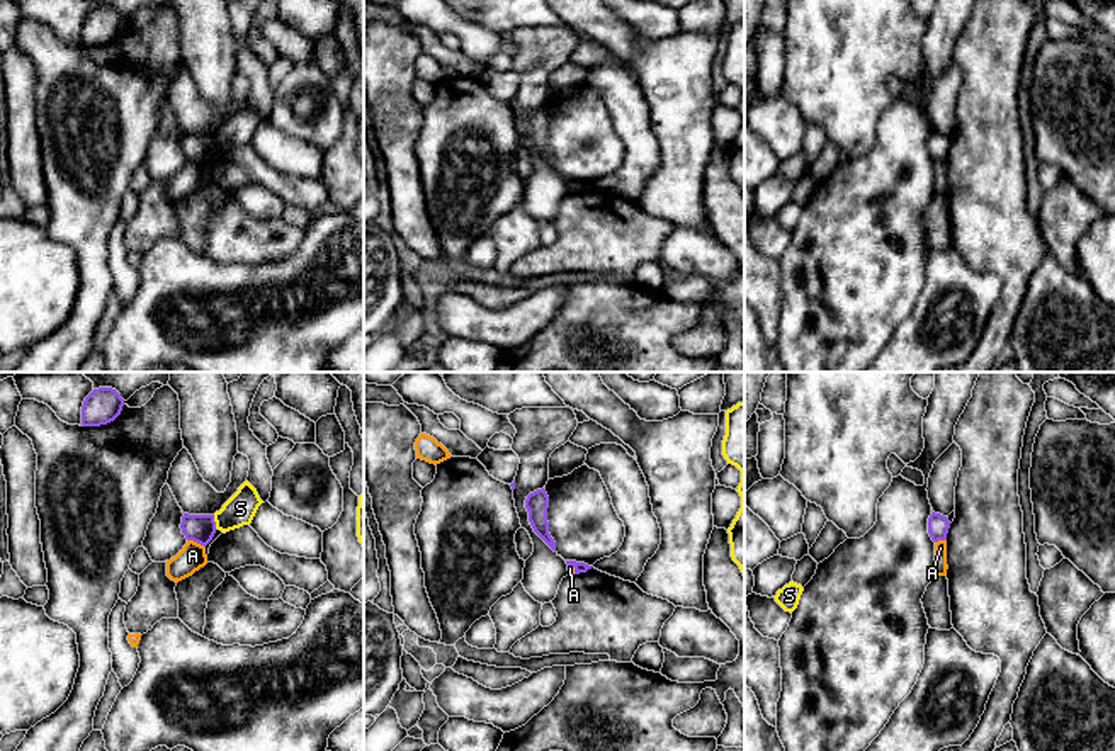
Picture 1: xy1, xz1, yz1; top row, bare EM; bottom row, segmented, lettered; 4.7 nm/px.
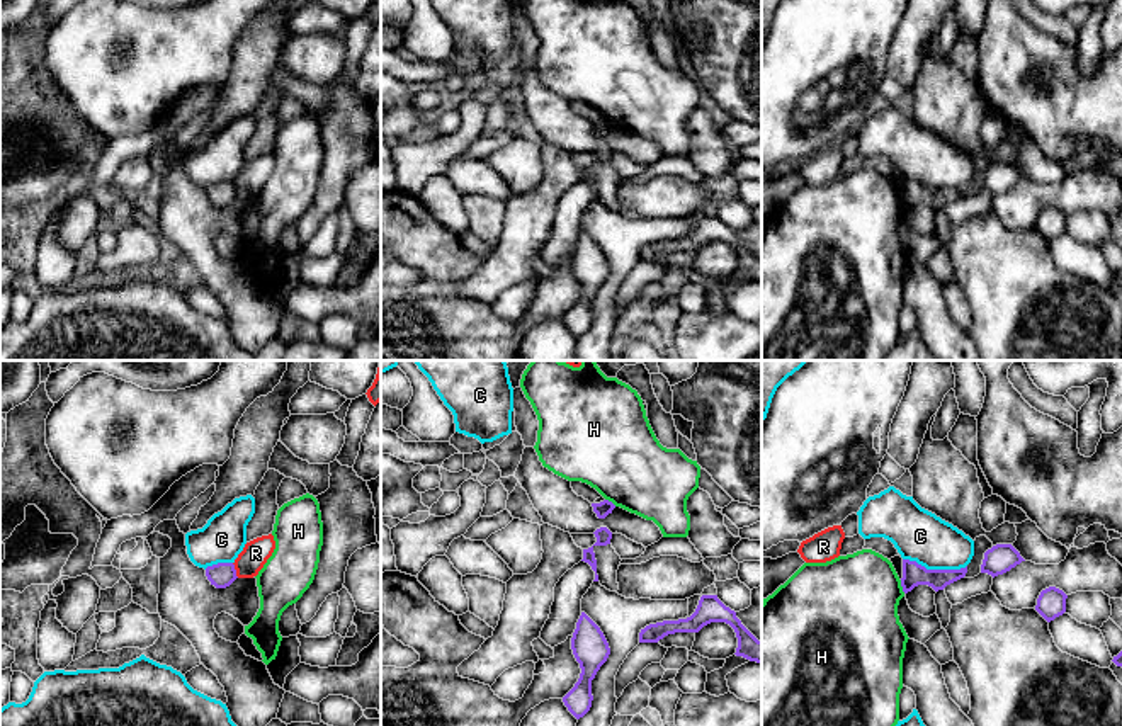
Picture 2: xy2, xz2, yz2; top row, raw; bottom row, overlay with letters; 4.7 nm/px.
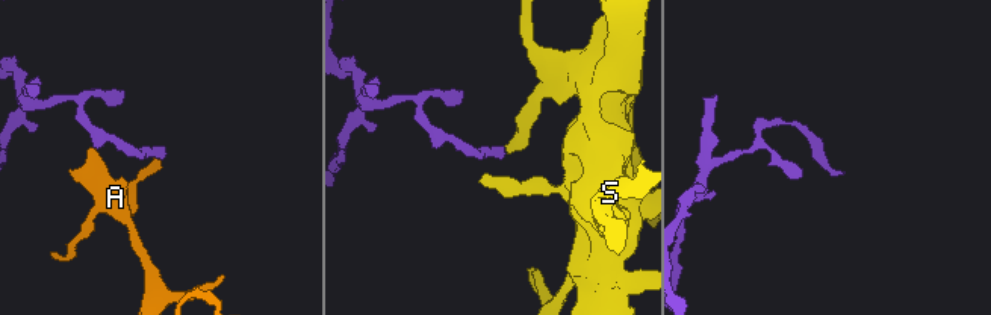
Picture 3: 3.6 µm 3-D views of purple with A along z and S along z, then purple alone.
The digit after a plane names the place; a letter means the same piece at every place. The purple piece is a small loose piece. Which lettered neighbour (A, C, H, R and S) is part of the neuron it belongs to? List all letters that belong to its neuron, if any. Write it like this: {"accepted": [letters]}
{"accepted": []}

